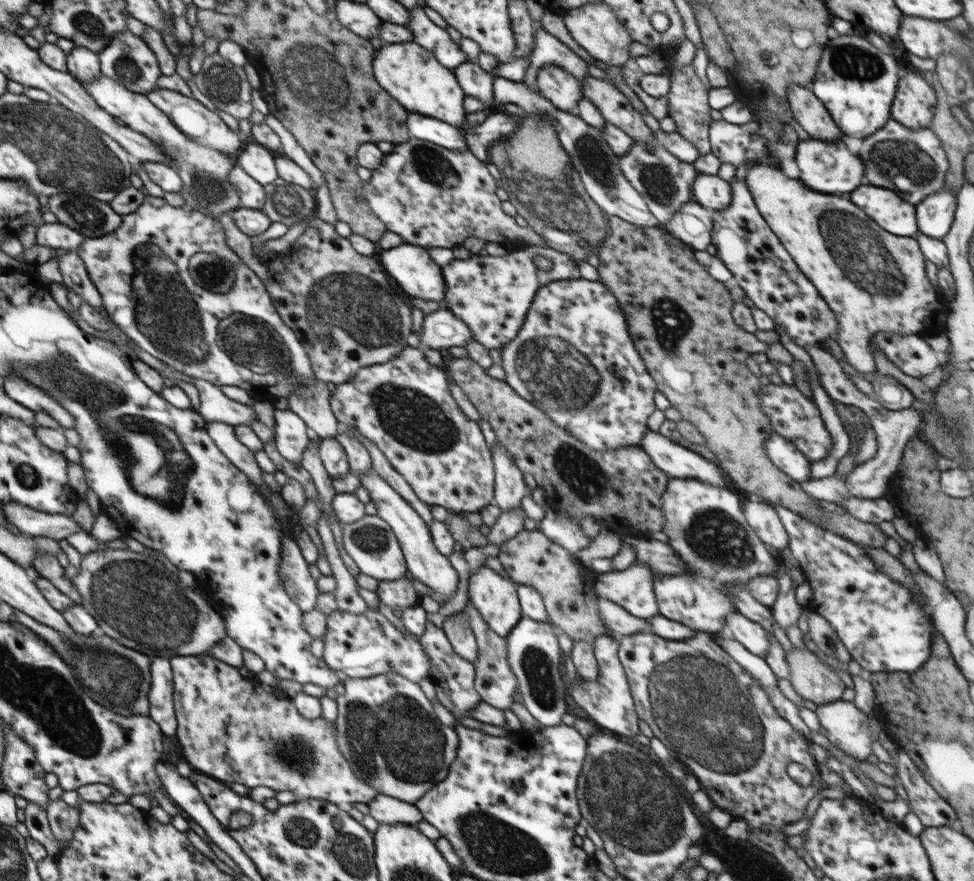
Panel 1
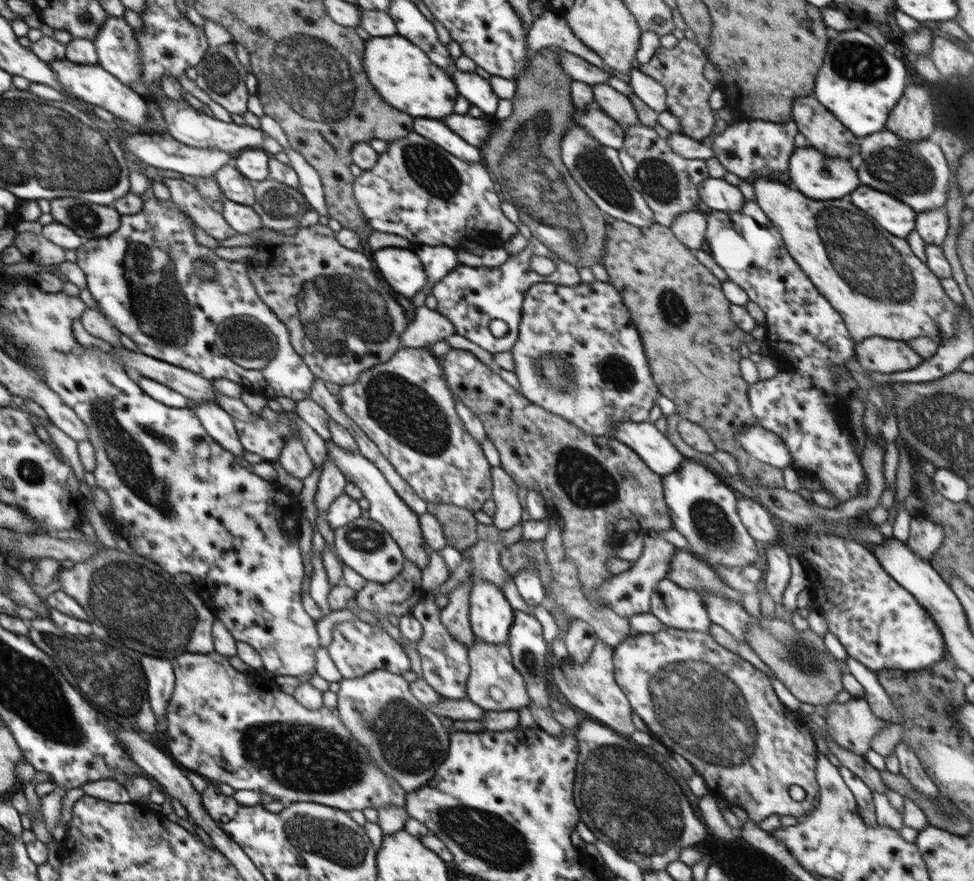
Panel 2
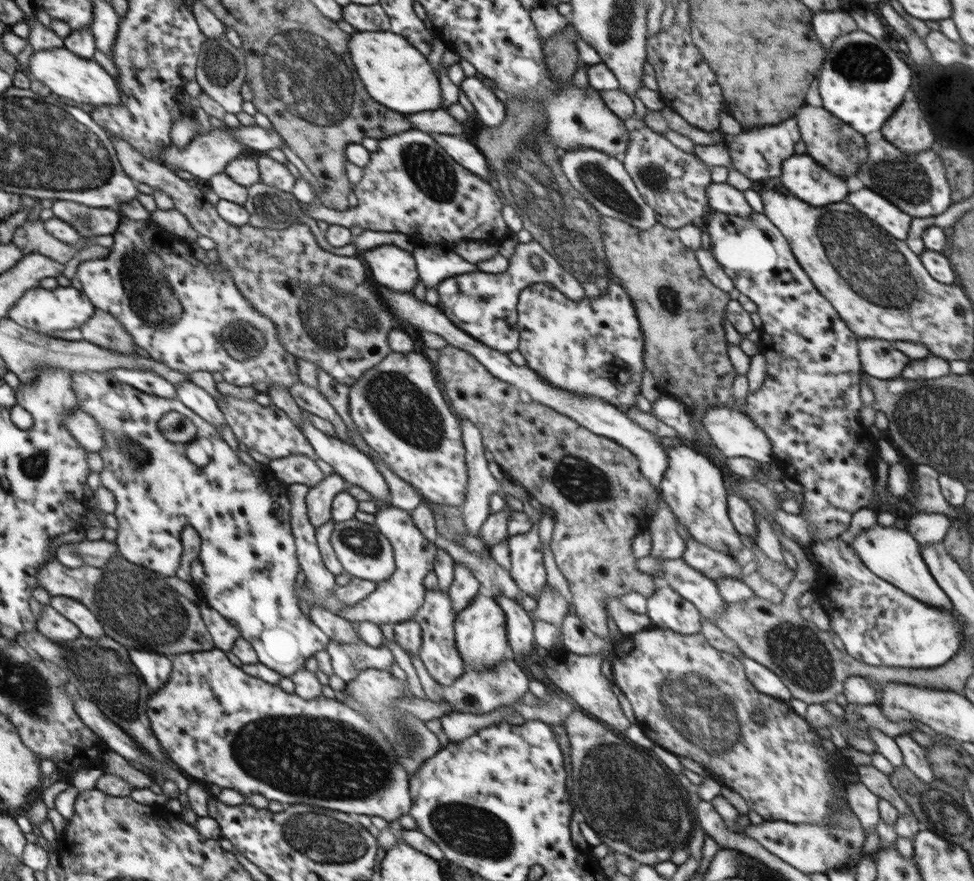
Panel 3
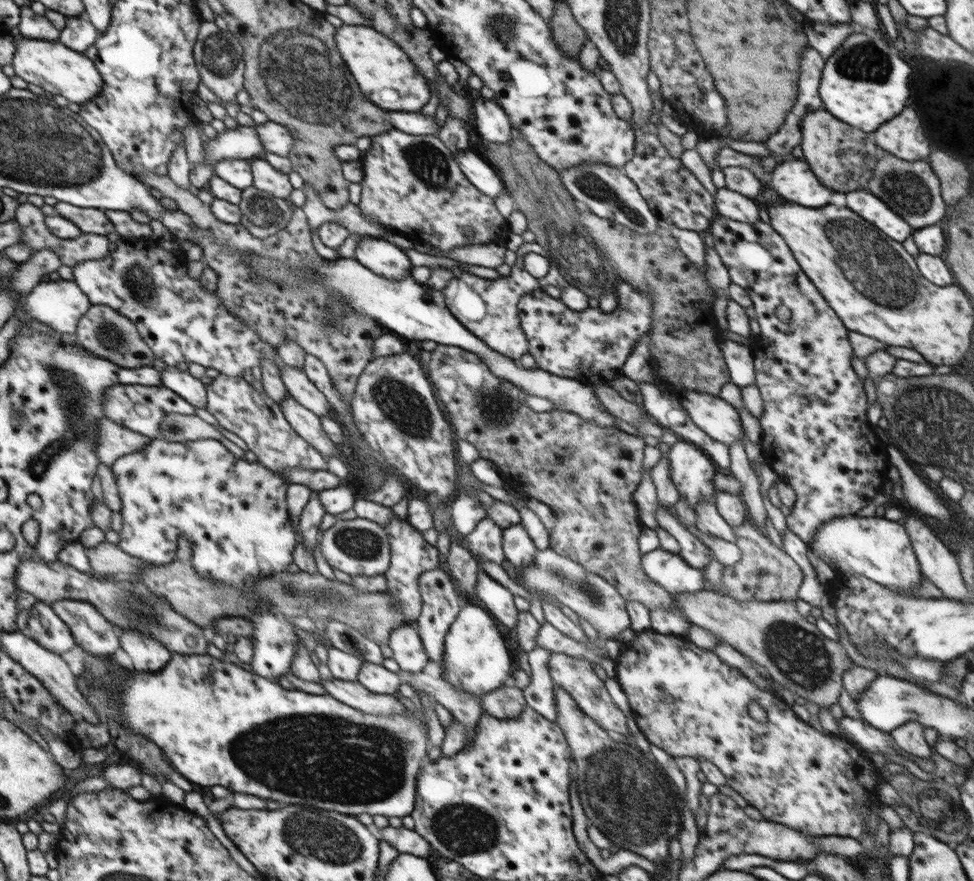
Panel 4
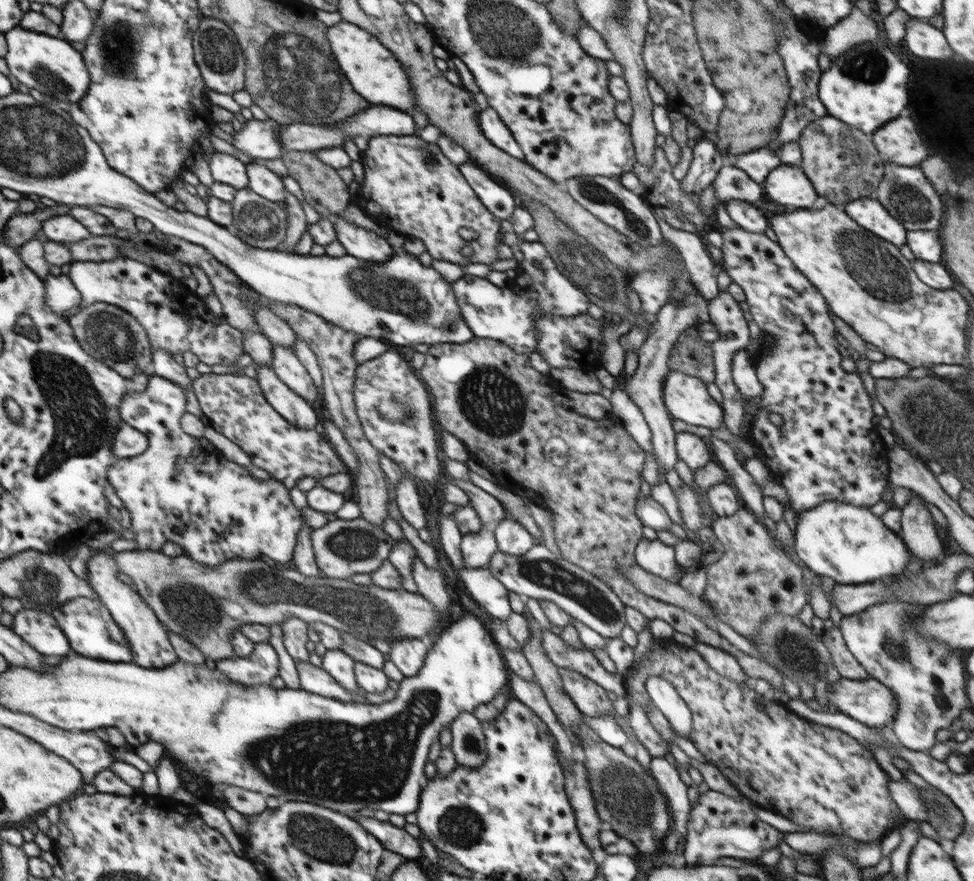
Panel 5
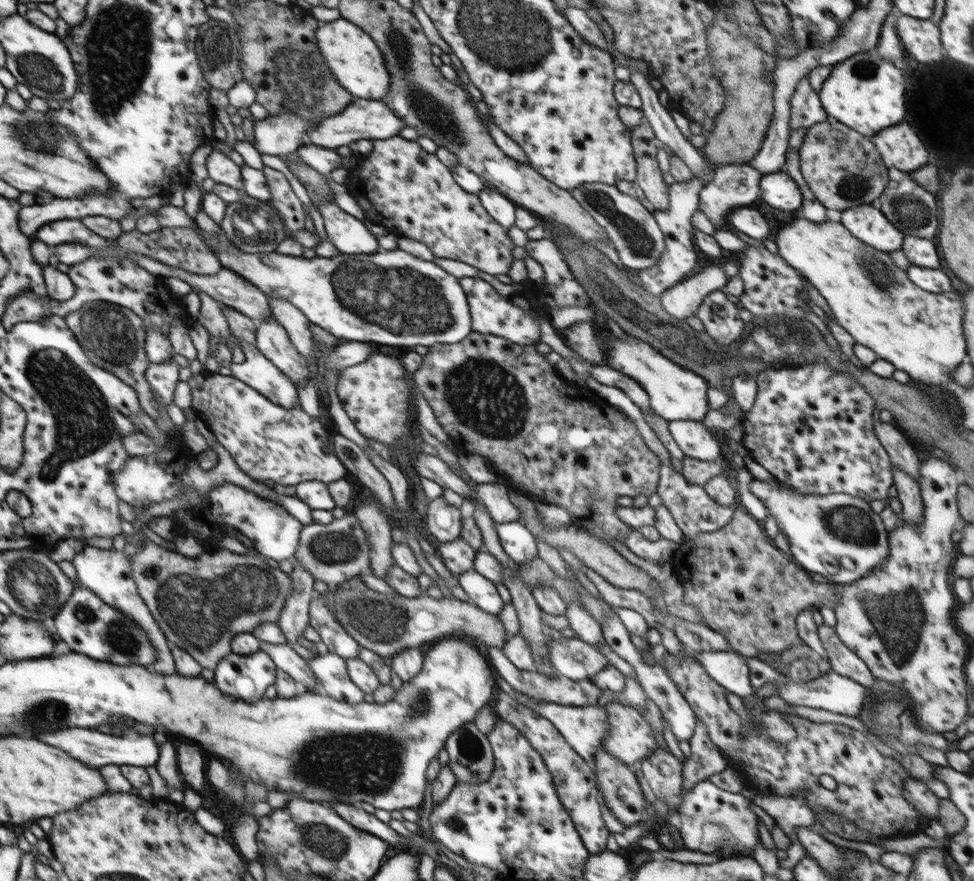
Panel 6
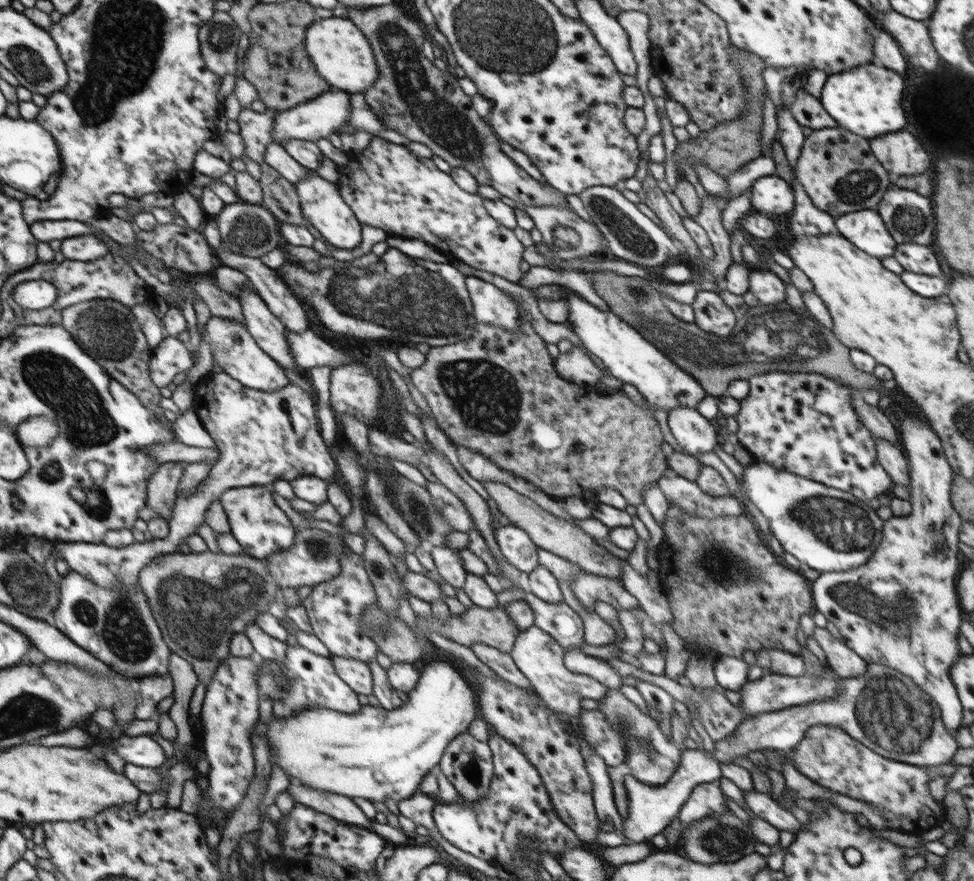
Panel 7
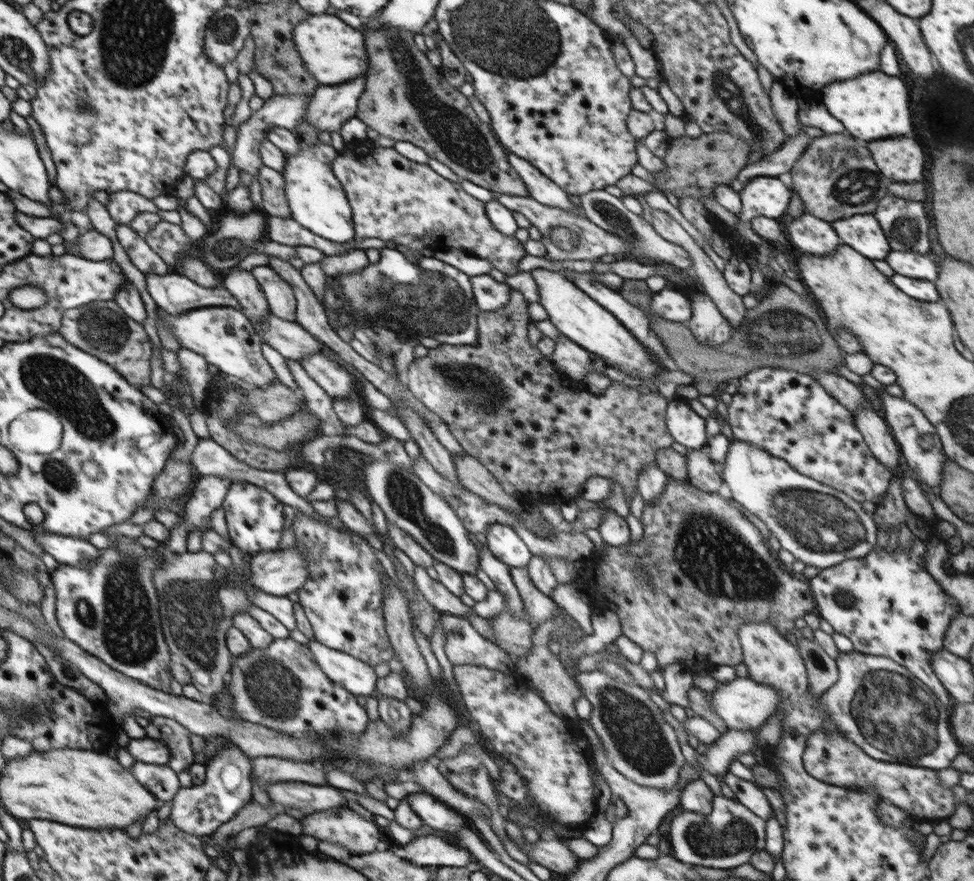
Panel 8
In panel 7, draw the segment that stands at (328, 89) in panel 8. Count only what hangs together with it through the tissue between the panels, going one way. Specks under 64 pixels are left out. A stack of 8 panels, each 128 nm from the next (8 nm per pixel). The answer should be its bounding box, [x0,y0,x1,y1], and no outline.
[272,88,352,145]

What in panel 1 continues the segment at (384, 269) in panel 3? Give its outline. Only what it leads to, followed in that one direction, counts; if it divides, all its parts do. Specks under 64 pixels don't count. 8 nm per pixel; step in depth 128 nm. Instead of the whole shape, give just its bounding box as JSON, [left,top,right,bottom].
[378,243,446,308]

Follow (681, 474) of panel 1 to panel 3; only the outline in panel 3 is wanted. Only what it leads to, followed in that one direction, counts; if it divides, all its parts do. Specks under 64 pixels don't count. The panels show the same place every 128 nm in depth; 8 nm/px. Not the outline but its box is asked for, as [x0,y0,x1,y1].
[378,288,669,492]

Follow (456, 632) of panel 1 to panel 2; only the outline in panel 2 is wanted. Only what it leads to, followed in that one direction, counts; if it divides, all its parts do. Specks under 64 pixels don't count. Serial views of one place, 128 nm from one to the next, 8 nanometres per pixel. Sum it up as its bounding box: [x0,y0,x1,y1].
[440,578,474,647]

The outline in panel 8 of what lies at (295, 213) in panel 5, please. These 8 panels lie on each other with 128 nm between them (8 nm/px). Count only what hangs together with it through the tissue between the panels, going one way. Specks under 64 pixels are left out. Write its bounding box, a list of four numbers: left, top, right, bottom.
[254,164,291,218]

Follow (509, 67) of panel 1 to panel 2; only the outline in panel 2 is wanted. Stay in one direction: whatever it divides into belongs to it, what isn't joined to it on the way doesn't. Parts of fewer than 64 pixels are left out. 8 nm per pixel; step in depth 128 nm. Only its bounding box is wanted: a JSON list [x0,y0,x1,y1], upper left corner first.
[454,10,630,115]

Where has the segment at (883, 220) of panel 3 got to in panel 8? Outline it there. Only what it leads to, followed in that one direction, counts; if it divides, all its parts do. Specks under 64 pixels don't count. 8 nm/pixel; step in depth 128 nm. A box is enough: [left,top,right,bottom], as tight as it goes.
[831,214,890,260]

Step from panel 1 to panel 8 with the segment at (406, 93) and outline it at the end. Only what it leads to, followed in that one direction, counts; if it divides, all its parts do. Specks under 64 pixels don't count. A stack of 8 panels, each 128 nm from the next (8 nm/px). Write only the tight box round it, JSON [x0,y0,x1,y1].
[293,14,369,85]

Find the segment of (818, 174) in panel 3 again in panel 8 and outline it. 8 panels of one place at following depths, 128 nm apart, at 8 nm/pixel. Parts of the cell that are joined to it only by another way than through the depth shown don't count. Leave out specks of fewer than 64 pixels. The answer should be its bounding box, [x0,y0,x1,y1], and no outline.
[736,176,792,247]

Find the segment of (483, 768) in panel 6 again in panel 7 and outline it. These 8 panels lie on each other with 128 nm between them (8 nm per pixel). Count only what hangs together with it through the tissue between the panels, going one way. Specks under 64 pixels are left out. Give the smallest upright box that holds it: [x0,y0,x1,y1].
[439,731,493,801]

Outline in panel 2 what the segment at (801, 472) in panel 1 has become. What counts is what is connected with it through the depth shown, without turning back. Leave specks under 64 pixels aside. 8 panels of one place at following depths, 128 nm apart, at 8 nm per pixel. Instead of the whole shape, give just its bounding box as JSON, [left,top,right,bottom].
[737,426,794,470]

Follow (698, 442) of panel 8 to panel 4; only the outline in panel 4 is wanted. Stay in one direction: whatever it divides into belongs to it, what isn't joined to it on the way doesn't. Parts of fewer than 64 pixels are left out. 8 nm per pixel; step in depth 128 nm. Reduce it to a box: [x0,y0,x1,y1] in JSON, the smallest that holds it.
[668,439,719,512]

